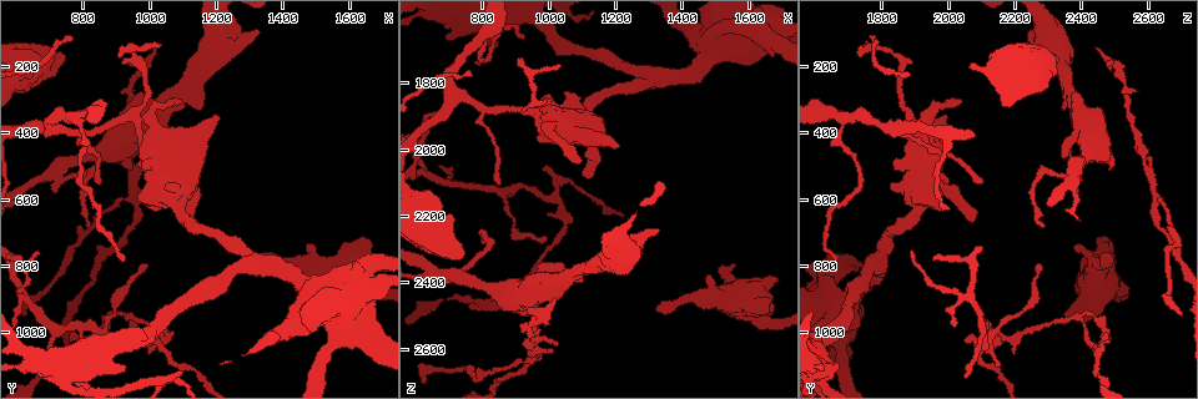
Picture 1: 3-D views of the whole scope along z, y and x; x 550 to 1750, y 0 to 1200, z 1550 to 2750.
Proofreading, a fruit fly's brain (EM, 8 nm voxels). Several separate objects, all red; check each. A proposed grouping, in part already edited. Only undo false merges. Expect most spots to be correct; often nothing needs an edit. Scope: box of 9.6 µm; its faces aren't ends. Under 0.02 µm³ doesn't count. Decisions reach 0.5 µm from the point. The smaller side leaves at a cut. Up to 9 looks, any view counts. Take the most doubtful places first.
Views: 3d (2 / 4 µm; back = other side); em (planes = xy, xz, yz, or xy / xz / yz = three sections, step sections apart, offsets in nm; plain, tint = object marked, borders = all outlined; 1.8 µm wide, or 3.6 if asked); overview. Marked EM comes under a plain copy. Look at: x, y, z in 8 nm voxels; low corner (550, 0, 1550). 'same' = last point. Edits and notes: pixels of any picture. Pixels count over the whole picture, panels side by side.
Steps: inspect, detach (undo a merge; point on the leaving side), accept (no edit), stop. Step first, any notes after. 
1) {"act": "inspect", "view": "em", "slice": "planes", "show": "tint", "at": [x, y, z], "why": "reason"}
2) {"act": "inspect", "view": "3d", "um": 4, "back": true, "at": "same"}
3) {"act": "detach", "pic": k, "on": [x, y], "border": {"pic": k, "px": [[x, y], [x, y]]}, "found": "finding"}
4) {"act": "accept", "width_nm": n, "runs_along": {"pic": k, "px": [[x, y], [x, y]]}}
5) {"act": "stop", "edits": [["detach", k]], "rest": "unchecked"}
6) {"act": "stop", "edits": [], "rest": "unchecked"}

{"act": "inspect", "view": "em", "slice": "xy", "step": 4, "show": "tint", "at": [870, 1000, 2120], "why": "three-way junction"}

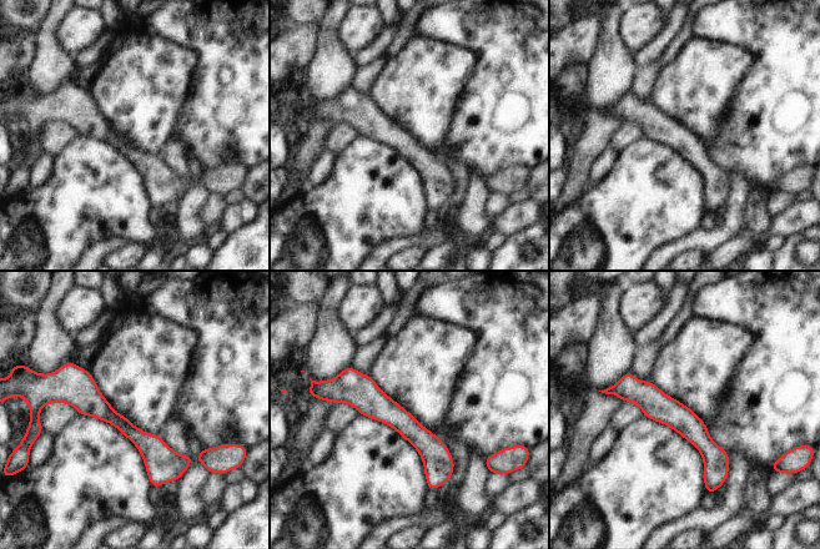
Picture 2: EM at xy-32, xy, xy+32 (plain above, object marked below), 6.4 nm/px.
{"act": "inspect", "view": "em", "slice": "planes", "show": "tint", "at": "same", "why": "another direction"}

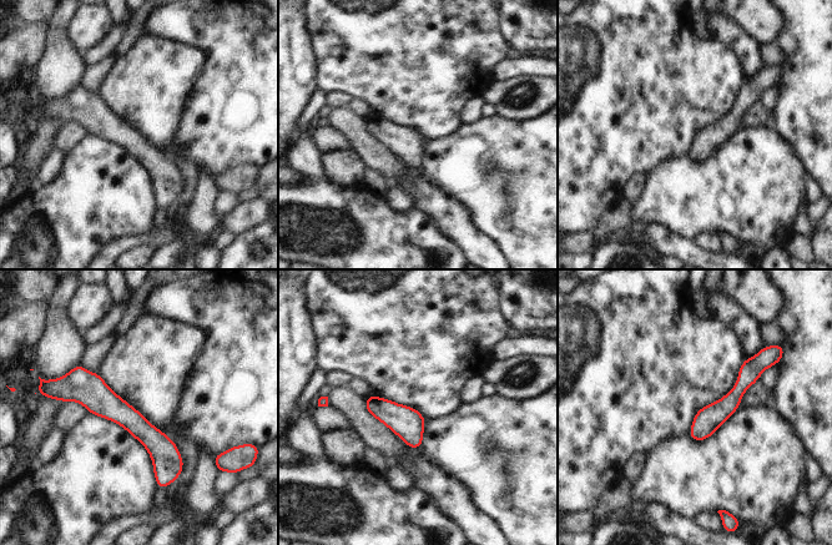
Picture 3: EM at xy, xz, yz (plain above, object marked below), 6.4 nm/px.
{"act": "accept", "runs_along": {"pic": 3, "px": [[69, 383], [130, 418], [176, 473]]}, "found": "all the same neuron"}

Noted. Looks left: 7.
{"act": "inspect", "view": "em", "slice": "yz", "step": 8, "show": "tint", "at": [960, 160, 1830], "why": "sharp bend"}

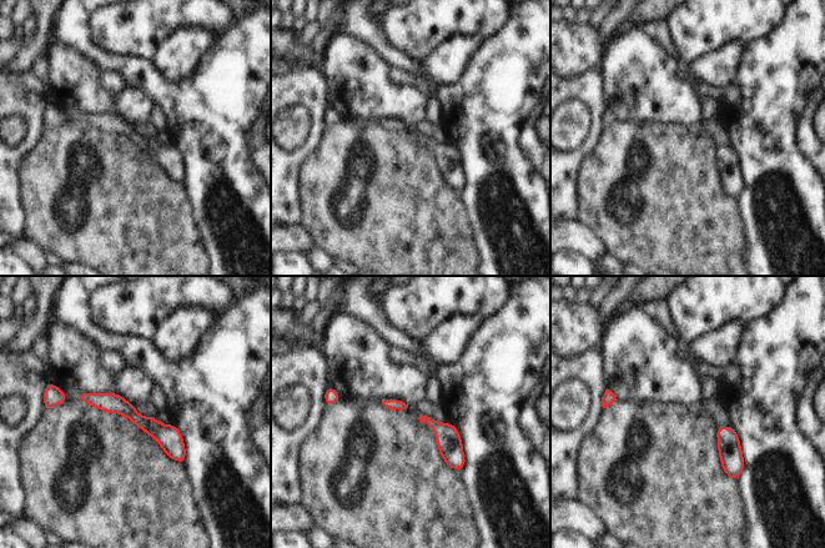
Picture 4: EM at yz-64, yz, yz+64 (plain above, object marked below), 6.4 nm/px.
{"act": "inspect", "view": "em", "slice": "xz", "step": 16, "show": "tint", "at": "same"}

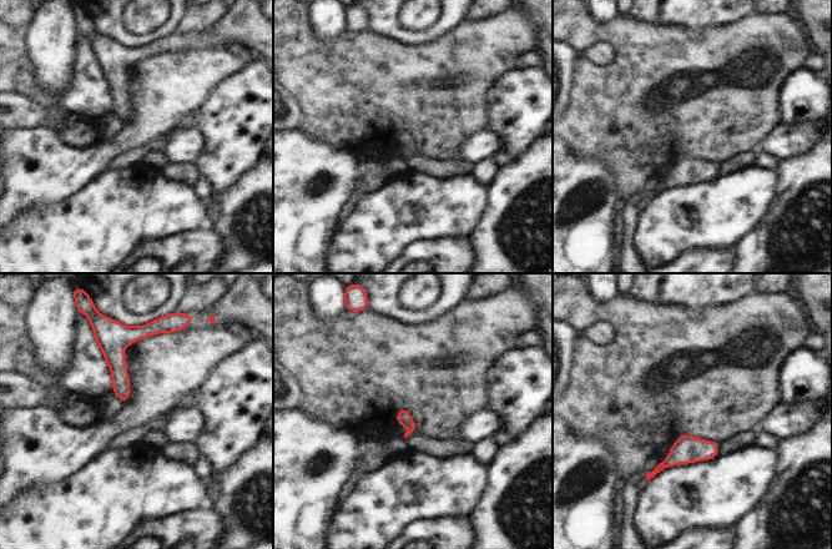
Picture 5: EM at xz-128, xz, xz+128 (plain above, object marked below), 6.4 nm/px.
{"act": "accept", "width_nm": 40, "found": "one neuron here"}

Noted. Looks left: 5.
{"act": "inspect", "view": "em", "slice": "planes", "show": "tint", "at": [630, 900, 2070]}

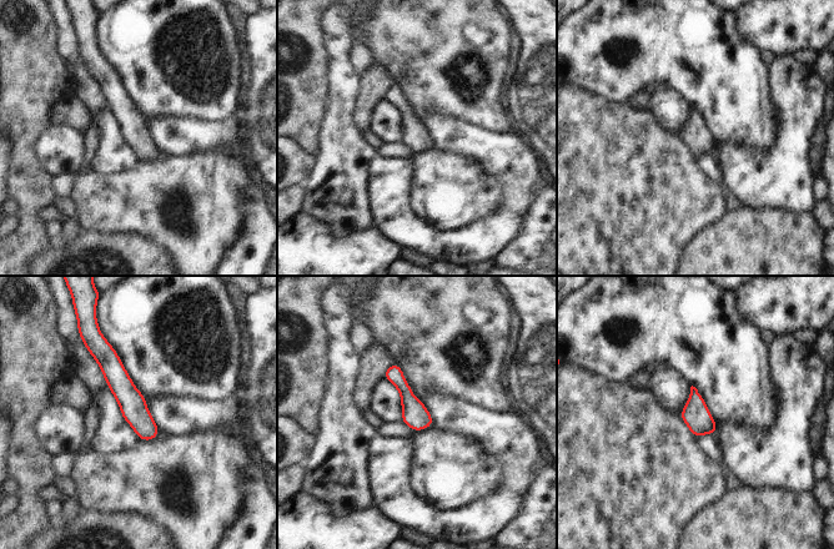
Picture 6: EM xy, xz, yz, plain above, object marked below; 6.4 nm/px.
{"act": "accept", "runs_along": {"pic": 6, "px": [[99, 352], [110, 363], [149, 437]]}, "found": "continuous, no second neuron"}

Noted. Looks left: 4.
{"act": "inspect", "view": "em", "slice": "yz", "step": 4, "show": "borders", "at": [960, 600, 2620], "why": "side arm on a straight run"}

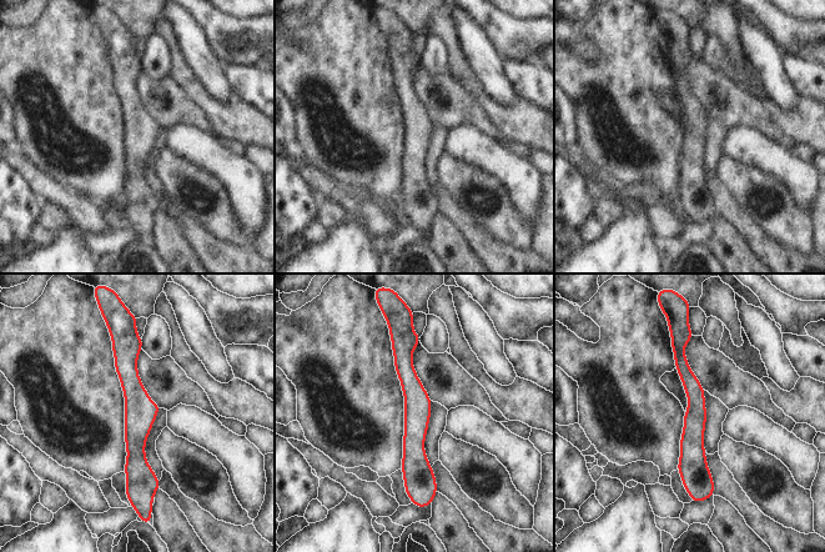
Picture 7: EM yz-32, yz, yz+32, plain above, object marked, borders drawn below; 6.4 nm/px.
{"act": "accept", "found": "one neuron here"}

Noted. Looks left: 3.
{"act": "stop", "edits": [], "rest": "unchecked"}

